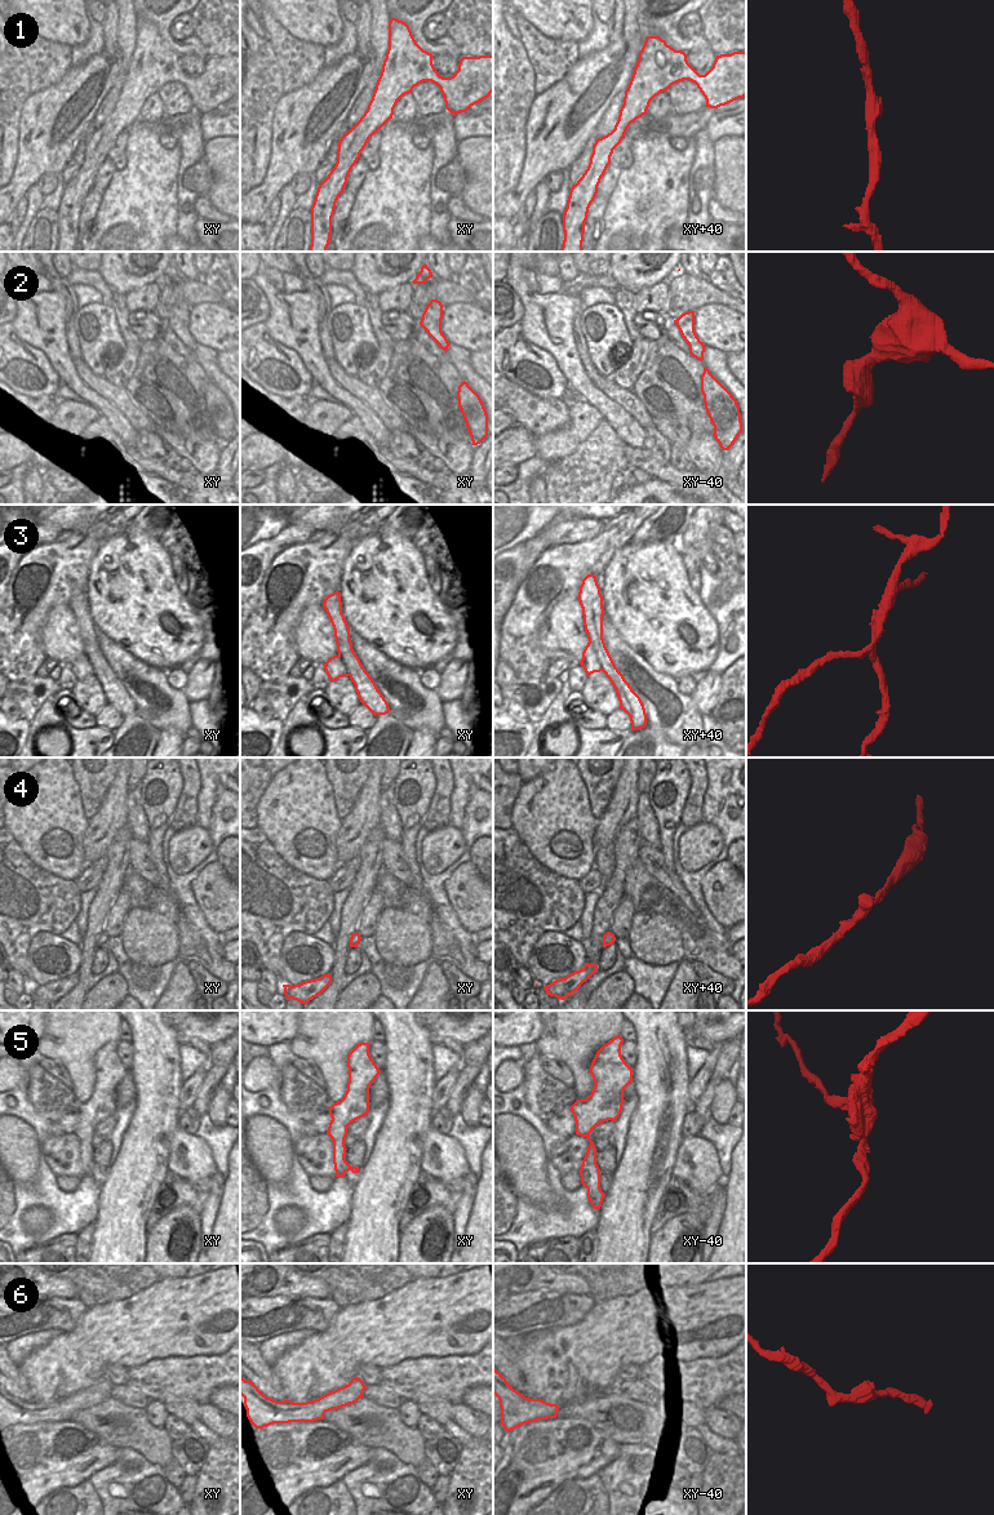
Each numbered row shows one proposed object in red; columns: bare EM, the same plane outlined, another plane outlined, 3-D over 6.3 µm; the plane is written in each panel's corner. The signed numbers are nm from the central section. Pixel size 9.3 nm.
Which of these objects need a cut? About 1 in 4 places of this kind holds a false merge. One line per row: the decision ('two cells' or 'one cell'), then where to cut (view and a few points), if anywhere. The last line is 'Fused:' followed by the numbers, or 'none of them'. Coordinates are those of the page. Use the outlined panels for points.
1: one cell; no cut
2: one cell; no cut
3: two cells; cut in xy+40 along (585, 625), (602, 670)
4: one cell; no cut
5: two cells; cut in xy along (345, 1160), (345, 1172)
6: one cell; no cut
Fused: 3, 5

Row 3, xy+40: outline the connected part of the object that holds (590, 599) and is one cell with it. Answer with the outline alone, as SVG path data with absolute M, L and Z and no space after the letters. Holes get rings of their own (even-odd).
M587 574L580 586L578 601L582 608L583 626L590 632L593 647L598 654L602 671L612 683L622 708L631 721L631 729L647 727L647 714L640 697L633 690L624 675L616 667L603 639L603 596L594 574Z

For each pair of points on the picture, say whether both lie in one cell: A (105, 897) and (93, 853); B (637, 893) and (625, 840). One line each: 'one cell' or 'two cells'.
A: two cells
B: two cells

